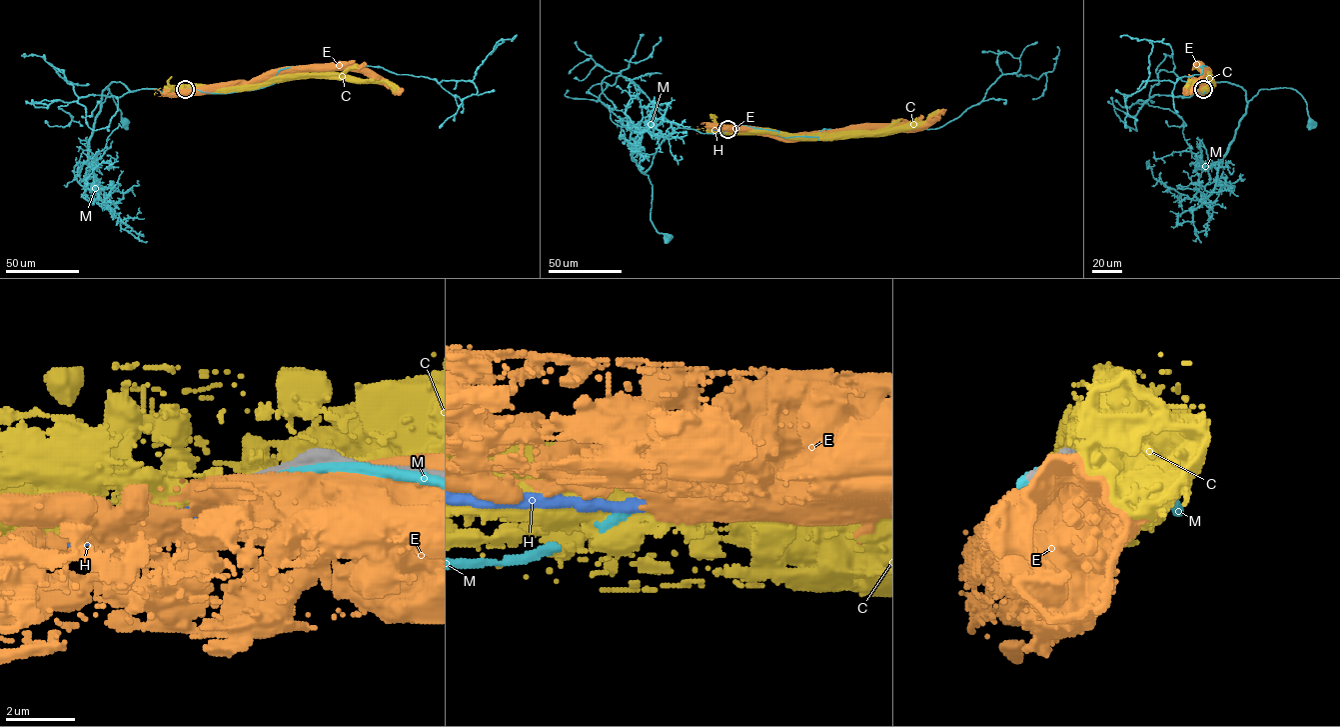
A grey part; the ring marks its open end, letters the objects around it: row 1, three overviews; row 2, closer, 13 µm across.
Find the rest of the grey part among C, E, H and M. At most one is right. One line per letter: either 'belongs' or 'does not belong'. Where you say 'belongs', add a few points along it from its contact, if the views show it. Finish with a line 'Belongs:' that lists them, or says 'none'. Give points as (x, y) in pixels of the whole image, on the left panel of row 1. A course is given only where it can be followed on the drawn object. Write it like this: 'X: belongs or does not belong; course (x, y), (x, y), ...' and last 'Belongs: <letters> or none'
C: does not belong
E: does not belong
H: does not belong
M: does not belong
Belongs: none

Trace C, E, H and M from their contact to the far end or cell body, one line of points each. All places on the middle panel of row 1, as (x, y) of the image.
C: (728, 129), (846, 135), (924, 123), (937, 113)
E: (729, 129), (766, 130), (789, 136), (826, 133)
H: (728, 130), (712, 129)
M: (731, 129), (701, 133), (677, 127), (657, 149), (645, 173), (652, 185), (651, 220), (659, 233), (669, 237)

